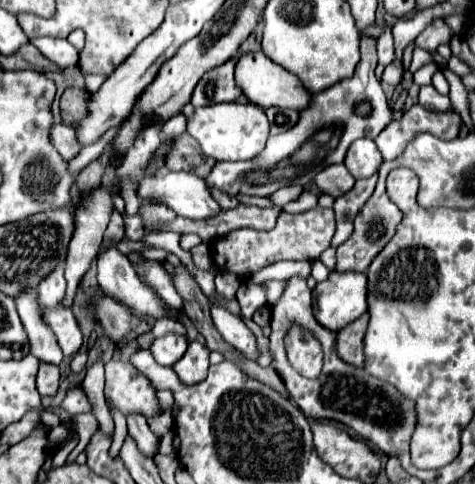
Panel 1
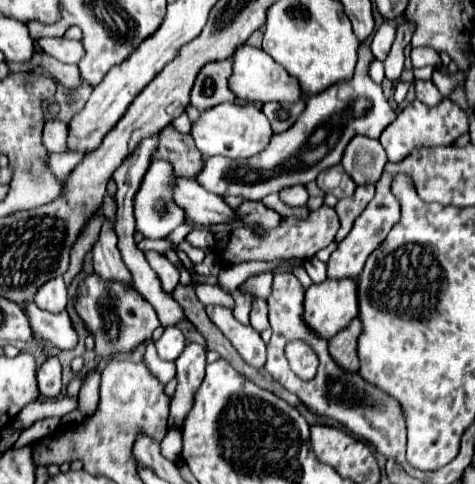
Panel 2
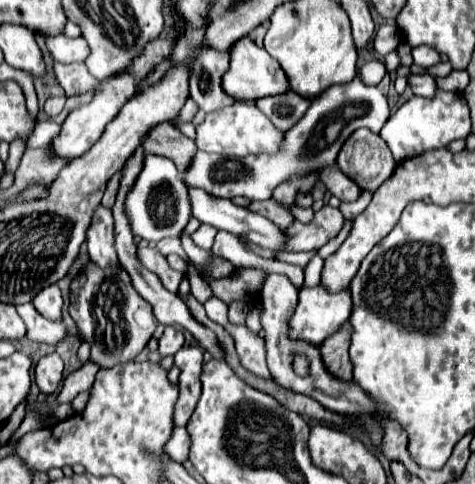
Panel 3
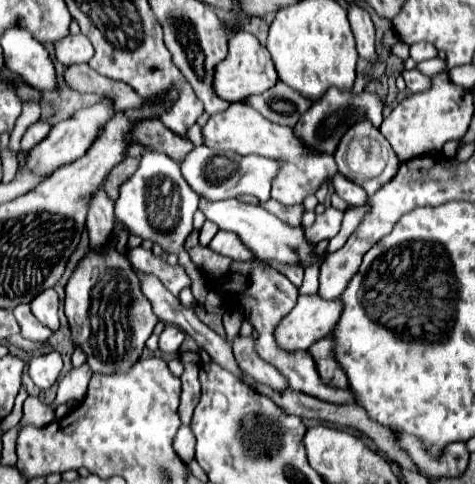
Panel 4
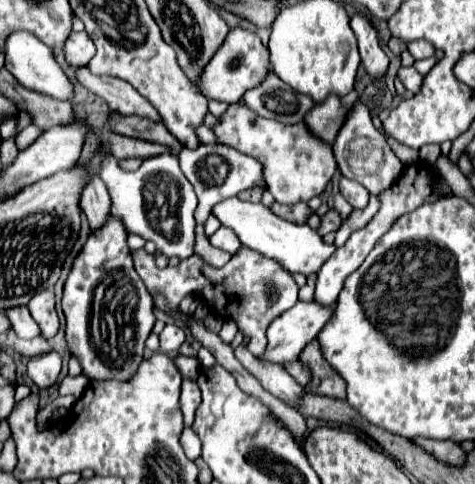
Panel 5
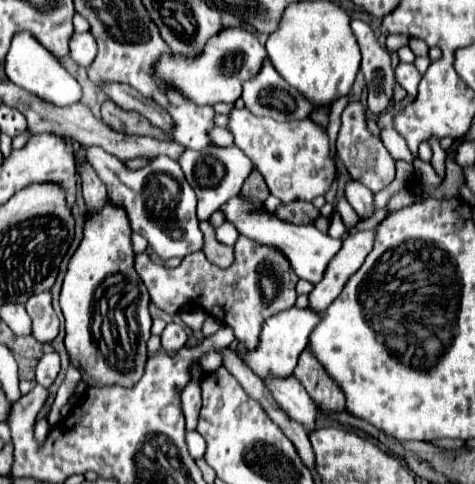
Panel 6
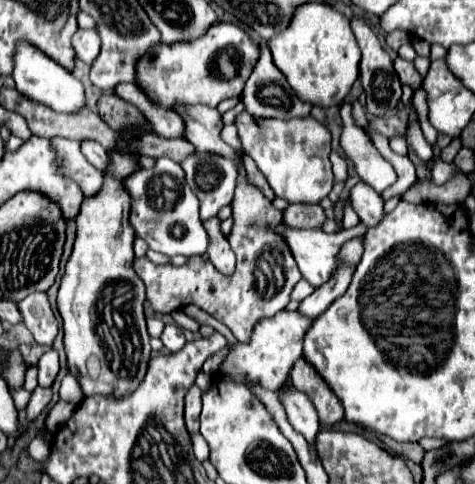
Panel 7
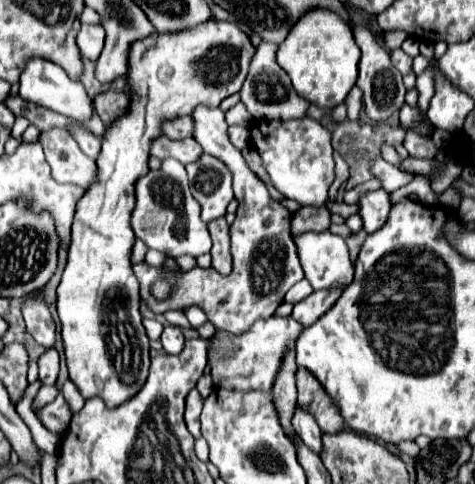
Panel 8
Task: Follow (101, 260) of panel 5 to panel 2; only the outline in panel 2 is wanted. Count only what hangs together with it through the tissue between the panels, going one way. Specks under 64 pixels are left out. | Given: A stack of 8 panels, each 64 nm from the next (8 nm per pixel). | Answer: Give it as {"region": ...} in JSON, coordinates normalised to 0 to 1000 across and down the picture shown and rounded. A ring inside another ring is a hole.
{"region":[[[189,566],[164,603],[160,645],[181,665],[181,678],[202,698],[202,731],[211,740],[232,740],[248,727],[274,727],[303,702],[320,698],[320,686],[337,674],[328,640],[295,616],[286,603],[265,599],[248,583],[211,579],[211,570]]]}

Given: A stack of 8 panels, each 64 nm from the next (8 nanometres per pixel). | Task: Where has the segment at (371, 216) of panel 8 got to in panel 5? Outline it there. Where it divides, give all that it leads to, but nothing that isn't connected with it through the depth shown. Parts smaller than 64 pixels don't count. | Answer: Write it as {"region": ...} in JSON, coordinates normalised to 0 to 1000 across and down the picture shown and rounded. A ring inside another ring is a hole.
{"region":[[[733,368],[716,372],[716,401],[741,421],[741,430],[771,430],[775,409],[779,409],[779,401],[766,384],[758,384],[754,376],[733,372]]]}

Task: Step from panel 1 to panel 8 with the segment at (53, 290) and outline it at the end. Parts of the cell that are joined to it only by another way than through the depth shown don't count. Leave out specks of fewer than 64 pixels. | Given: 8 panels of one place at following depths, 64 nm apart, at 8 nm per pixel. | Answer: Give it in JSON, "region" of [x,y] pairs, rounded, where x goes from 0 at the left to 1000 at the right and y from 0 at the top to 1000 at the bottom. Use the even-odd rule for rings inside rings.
{"region":[[[84,607],[51,620],[46,653],[51,653],[55,678],[67,690],[67,698],[80,711],[88,711],[93,719],[109,719],[114,694],[118,694],[118,669],[114,669],[105,640],[101,640],[101,632]]]}

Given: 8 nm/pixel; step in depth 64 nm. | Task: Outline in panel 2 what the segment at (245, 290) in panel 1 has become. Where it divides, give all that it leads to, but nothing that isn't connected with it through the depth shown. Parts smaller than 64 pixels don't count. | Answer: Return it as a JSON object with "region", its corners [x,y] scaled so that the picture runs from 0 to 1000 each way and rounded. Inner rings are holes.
{"region":[[[497,599],[497,603],[488,607],[488,616],[493,616],[493,624],[497,624],[497,636],[493,636],[488,649],[497,653],[501,665],[522,669],[522,649],[526,649],[526,640],[531,640],[531,624],[539,620],[539,612],[526,607],[526,603]]]}

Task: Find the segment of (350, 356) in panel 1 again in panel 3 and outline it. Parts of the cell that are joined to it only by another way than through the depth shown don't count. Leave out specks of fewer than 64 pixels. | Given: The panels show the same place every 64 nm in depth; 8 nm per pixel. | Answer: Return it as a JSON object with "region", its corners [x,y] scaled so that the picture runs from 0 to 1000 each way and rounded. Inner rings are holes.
{"region":[[[724,669],[716,678],[716,686],[691,694],[674,711],[674,727],[678,727],[686,760],[703,777],[712,777],[720,785],[741,781],[741,748],[737,748],[737,736],[733,736],[733,702],[737,702],[737,694],[741,694],[741,674]]]}

